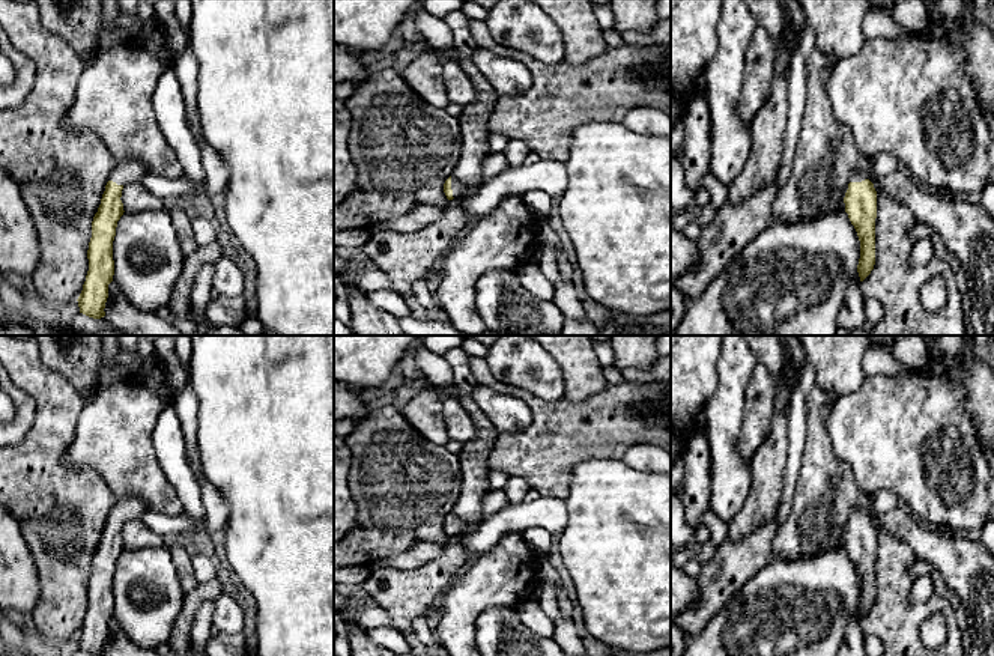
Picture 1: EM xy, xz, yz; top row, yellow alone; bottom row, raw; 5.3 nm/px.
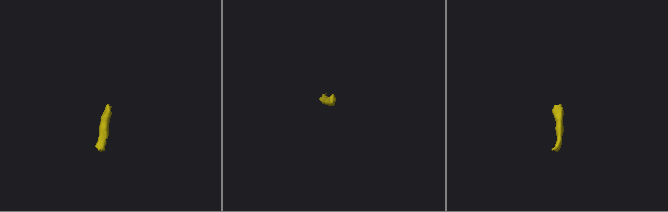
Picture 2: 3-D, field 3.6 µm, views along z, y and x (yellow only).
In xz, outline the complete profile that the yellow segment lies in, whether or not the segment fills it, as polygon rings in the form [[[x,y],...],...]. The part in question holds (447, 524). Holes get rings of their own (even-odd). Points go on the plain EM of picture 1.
[[[450,513],[444,521],[444,530],[448,537],[460,534],[463,530],[471,528],[471,527],[472,527],[471,522],[465,522],[463,519],[456,516],[454,513]]]

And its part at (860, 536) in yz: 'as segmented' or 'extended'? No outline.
extended

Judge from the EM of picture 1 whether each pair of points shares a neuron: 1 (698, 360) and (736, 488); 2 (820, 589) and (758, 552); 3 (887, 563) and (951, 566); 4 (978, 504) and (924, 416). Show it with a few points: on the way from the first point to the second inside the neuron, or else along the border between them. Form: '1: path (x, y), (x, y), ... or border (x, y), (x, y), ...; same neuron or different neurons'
1: border (718, 363), (718, 388), (703, 410); different neurons
2: border (772, 558), (745, 583); different neurons
3: border (892, 536), (903, 540), (919, 558); different neurons
4: path (946, 512), (919, 477), (916, 447); same neuron

